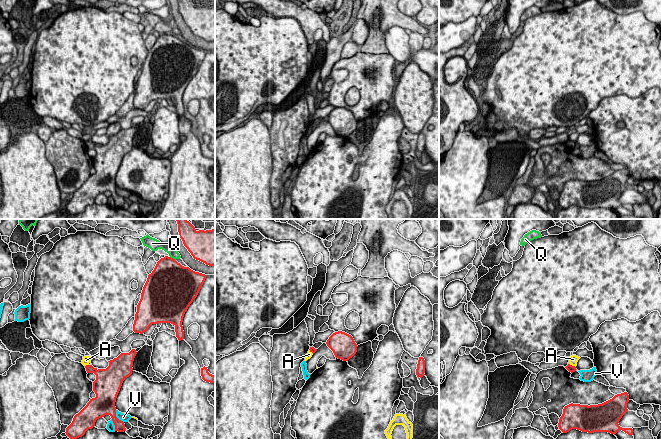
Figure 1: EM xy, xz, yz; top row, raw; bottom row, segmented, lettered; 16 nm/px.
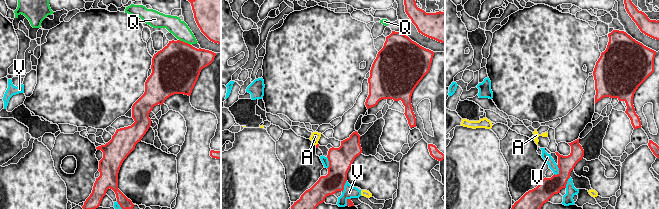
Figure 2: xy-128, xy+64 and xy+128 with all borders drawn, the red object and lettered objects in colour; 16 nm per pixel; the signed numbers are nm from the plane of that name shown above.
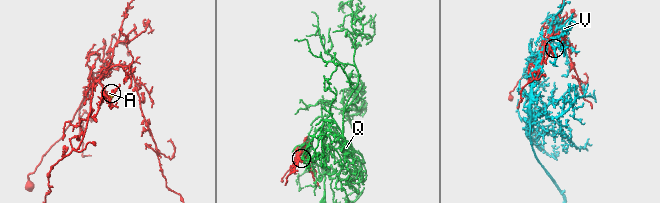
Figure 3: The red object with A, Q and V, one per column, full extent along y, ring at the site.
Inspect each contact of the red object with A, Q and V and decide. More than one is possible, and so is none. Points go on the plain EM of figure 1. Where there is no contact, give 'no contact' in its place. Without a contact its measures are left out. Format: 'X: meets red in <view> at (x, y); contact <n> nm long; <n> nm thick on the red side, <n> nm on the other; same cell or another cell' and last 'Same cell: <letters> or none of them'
A: meets red in yz at (571, 141); contact 120 nm long; 120 nm thick on the red side, 140 nm on the other; another cell
Q: meets red in xy at (172, 34); contact 120 nm long; 480 nm thick on the red side, 160 nm on the other; another cell
V: meets red in xy at (116, 193); contact 240 nm long; 280 nm thick on the red side, 130 nm on the other; another cell
Same cell: none of them

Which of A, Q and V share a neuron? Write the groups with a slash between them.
A / Q / V

